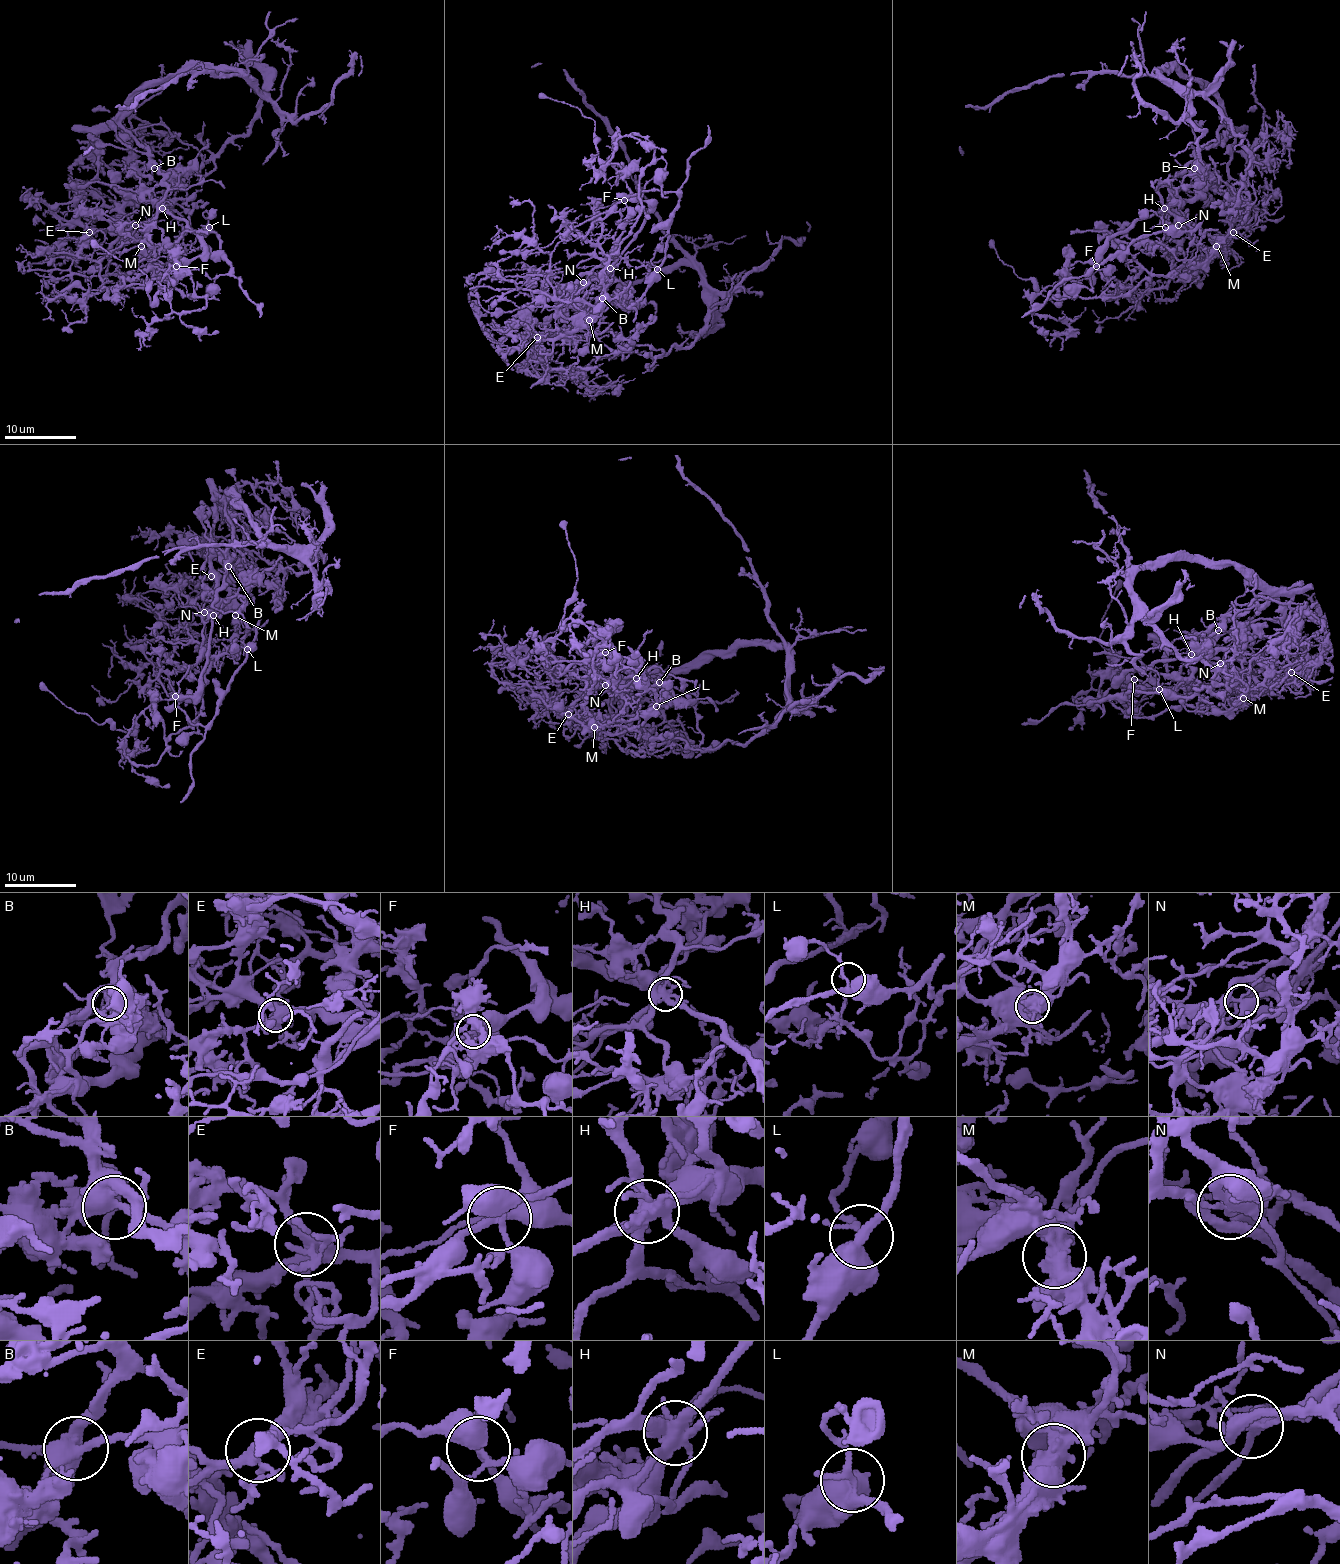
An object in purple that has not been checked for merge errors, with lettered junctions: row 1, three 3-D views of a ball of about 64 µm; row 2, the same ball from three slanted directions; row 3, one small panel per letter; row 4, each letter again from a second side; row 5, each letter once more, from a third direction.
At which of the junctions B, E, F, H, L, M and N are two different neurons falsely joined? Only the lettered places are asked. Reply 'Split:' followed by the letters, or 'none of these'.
Split: F, H, M, N

